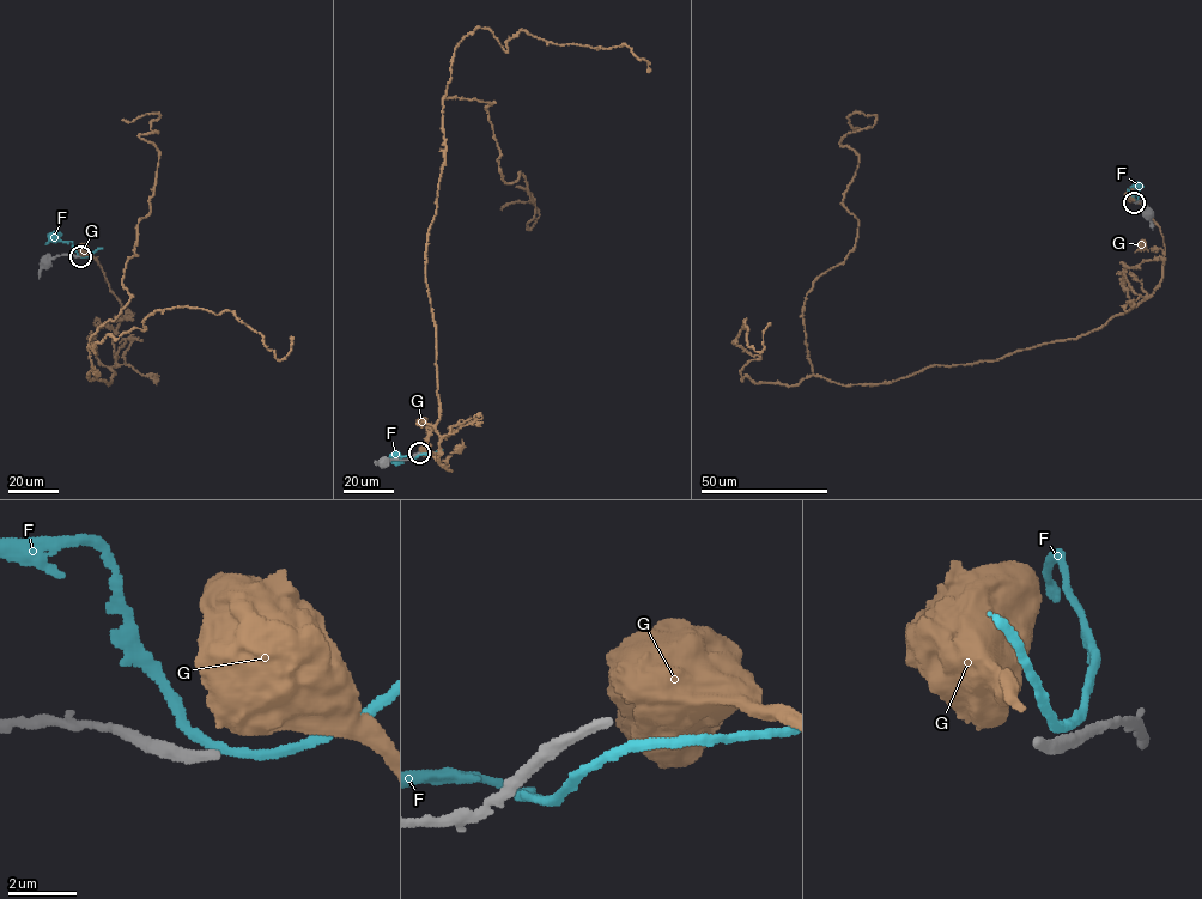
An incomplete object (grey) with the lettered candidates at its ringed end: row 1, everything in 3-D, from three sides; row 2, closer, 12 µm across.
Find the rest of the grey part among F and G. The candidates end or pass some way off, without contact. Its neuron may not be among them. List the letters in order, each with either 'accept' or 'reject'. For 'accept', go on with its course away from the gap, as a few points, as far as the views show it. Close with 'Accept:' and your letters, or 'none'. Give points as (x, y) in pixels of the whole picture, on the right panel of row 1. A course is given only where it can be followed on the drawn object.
F: reject
G: reject
Accept: none

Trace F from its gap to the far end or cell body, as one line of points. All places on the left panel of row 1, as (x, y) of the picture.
F: (82, 256), (71, 241), (54, 236)

